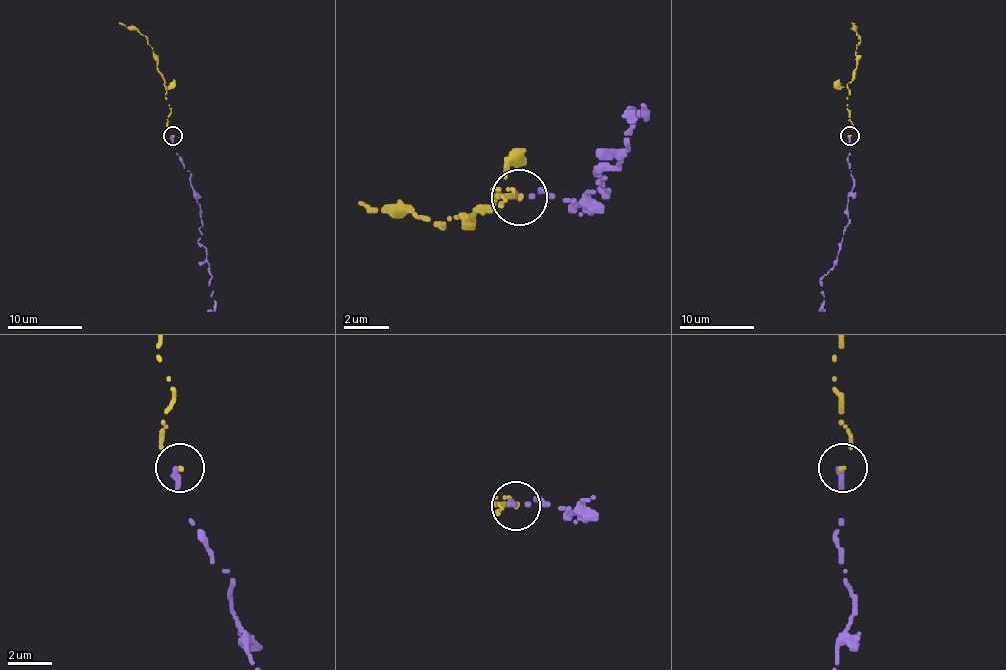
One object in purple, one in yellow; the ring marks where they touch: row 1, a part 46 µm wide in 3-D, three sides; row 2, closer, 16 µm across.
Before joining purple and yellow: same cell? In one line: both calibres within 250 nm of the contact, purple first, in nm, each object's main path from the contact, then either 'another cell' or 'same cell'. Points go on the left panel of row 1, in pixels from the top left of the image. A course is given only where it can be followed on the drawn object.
320/150 nm | purple via (171, 136), (179, 160), (190, 173), (190, 184), (201, 220), (197, 242), (207, 249), (214, 309), (207, 311) | yellow via (173, 136), (168, 128), (168, 115), (171, 110), (154, 54), (147, 39), (119, 22) | same cell

